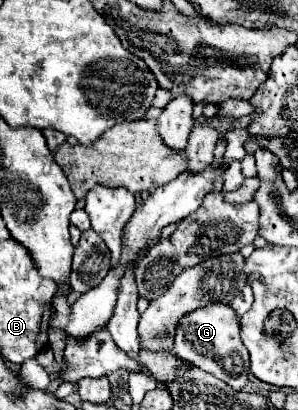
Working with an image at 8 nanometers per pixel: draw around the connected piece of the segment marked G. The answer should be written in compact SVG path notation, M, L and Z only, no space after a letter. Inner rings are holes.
M209 302L203 308L187 312L175 328L173 350L177 352L177 356L191 362L193 366L223 380L233 390L241 390L247 384L249 352L241 340L239 320L237 320L233 308L229 308L229 304Z

